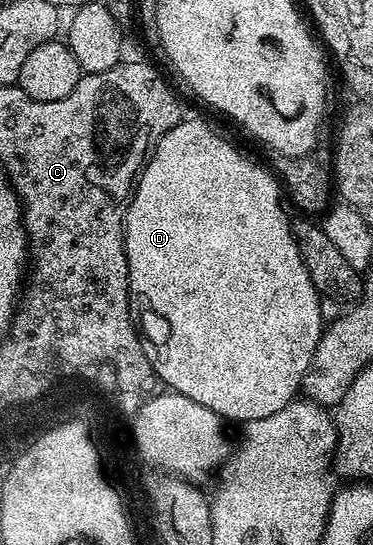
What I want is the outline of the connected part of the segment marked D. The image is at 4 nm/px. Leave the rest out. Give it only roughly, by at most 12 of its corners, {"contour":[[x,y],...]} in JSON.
{"contour":[[204,121],[124,231],[160,378],[237,422],[324,327],[275,173]]}

